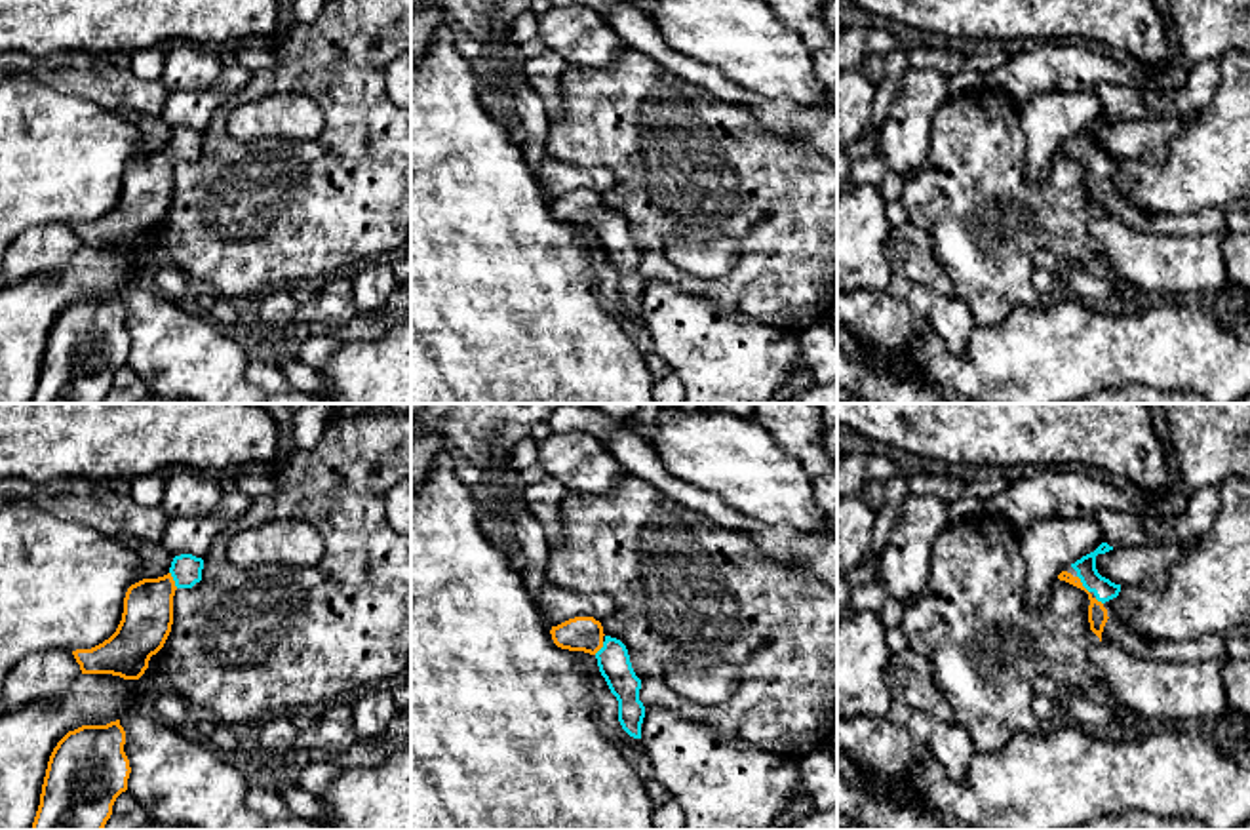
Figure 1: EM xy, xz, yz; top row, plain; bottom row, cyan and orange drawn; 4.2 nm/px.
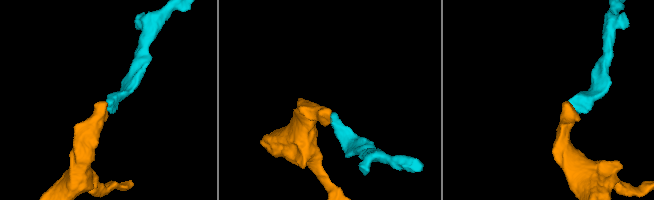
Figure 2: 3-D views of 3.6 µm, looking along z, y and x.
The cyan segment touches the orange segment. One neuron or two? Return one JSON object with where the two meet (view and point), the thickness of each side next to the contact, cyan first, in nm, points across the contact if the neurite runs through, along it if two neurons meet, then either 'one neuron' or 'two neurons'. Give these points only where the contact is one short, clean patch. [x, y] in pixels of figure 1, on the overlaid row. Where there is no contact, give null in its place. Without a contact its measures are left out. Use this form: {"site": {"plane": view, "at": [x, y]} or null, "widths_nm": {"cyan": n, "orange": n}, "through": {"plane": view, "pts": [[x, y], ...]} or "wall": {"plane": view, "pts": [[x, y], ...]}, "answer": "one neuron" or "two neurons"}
{"site": {"plane": "yz", "at": [1083, 585]}, "widths_nm": {"cyan": 90, "orange": 80}, "through": {"plane": "yz", "pts": [[1104, 591], [1098, 585], [1083, 585], [1096, 604], [1096, 612]]}, "answer": "one neuron"}

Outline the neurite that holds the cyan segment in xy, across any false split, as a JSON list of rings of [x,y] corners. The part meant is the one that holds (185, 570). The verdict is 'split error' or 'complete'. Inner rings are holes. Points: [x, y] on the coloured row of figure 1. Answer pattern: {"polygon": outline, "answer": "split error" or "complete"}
{"polygon": [[[181,554],[173,558],[167,575],[131,584],[116,632],[91,649],[72,651],[82,674],[139,680],[171,632],[175,590],[200,583],[202,569],[202,558]]], "answer": "split error"}

